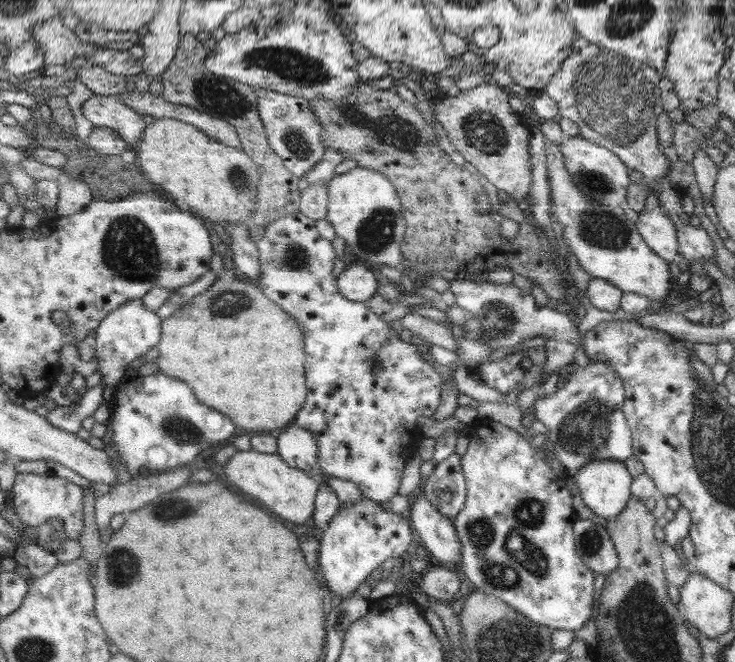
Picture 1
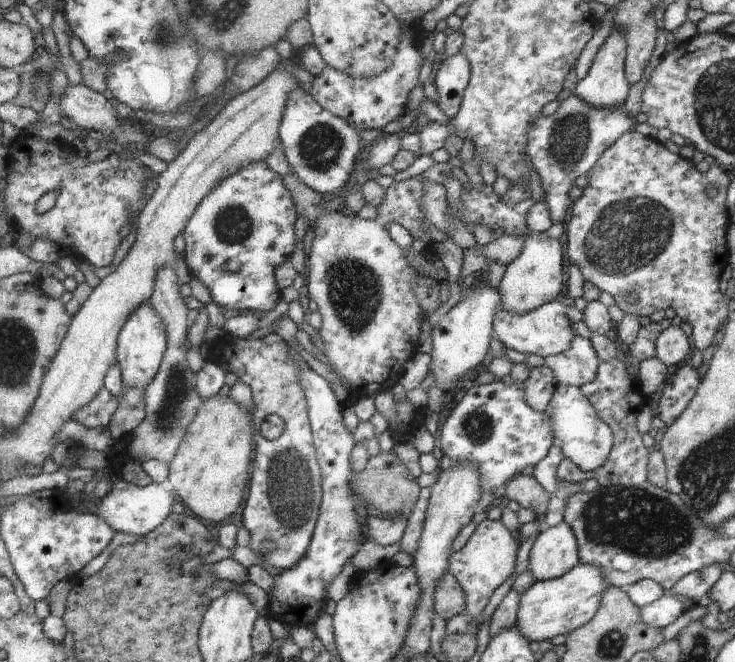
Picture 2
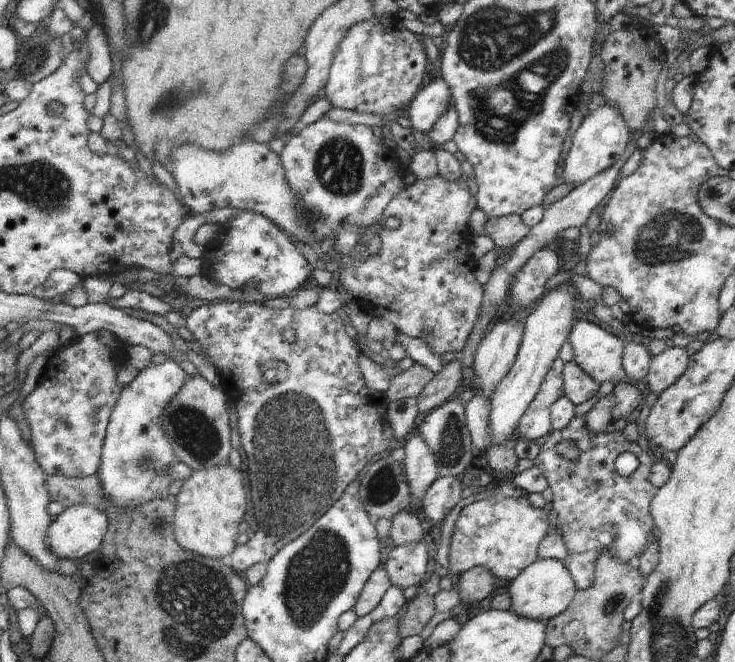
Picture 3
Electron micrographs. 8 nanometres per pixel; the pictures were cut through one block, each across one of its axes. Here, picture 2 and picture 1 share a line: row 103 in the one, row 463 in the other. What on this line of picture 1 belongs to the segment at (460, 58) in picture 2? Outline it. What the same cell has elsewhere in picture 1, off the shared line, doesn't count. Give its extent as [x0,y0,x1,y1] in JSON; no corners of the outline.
[421,454,466,519]

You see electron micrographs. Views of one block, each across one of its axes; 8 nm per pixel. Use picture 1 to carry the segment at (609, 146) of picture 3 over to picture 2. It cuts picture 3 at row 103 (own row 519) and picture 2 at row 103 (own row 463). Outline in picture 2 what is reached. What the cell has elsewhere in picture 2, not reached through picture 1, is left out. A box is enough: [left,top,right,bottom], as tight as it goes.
[572,28,630,108]

